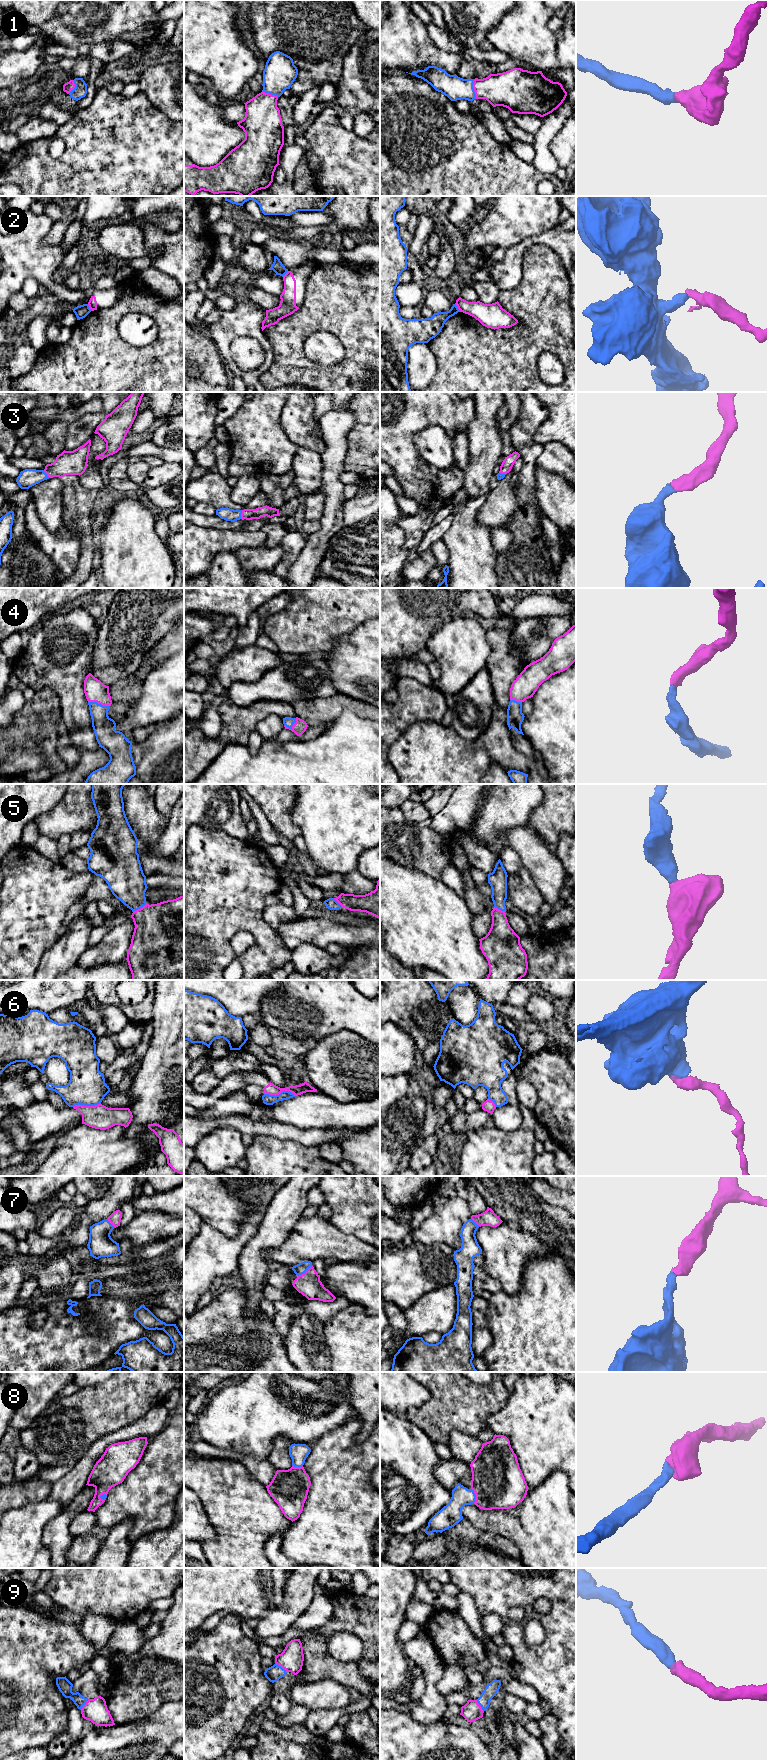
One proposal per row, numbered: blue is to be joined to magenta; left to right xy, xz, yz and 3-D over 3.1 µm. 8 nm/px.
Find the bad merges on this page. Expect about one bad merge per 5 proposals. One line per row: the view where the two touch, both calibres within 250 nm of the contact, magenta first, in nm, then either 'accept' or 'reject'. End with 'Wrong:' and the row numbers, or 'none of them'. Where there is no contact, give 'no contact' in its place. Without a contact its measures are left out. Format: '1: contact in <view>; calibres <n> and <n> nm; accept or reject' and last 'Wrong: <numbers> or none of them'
1: contact in yz; calibres 280 and 190 nm; accept
2: contact in yz; calibres 180 and 140 nm; reject
3: contact in xz; calibres 90 and 100 nm; accept
4: contact in xy; calibres 180 and 180 nm; accept
5: contact in xy; calibres 440 and 300 nm; accept
6: contact in xz; calibres 90 and 80 nm; reject
7: contact in xz; calibres 190 and 90 nm; accept
8: contact in yz; calibres 420 and 170 nm; accept
9: contact in xz; calibres 190 and 120 nm; accept
Wrong: 2, 6

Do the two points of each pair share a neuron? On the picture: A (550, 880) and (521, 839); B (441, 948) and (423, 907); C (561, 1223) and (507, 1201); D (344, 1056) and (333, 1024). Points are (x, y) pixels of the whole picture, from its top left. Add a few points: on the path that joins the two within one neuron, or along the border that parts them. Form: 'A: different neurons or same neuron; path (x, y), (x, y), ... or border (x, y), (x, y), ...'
A: same neuron; path (546, 870), (531, 849)
B: same neuron; path (441, 938), (423, 920), (423, 917)
C: same neuron; path (548, 1223), (535, 1216), (520, 1203)
D: different neurons; border (359, 1035), (341, 1030), (317, 1042)

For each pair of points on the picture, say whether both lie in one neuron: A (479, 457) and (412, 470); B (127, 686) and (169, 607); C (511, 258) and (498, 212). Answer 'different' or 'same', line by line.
A: different
B: different
C: different

